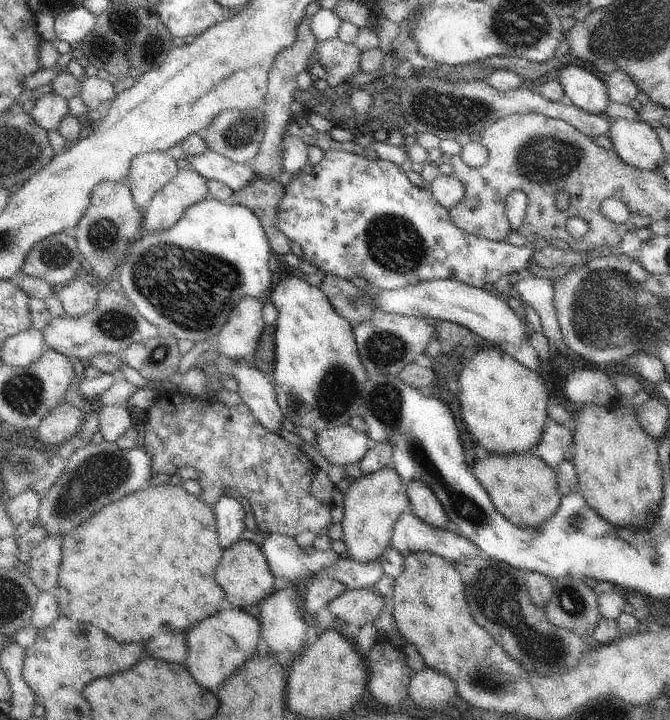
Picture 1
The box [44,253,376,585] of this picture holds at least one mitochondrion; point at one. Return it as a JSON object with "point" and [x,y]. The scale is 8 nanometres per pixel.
{"point":[98,475]}

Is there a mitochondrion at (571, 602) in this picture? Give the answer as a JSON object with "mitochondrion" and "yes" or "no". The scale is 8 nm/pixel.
{"mitochondrion":"yes"}

